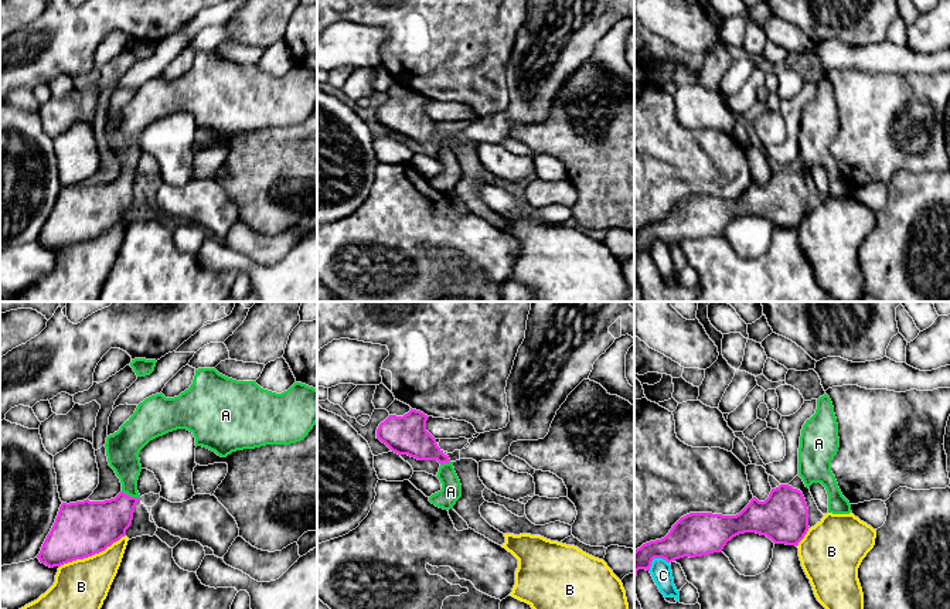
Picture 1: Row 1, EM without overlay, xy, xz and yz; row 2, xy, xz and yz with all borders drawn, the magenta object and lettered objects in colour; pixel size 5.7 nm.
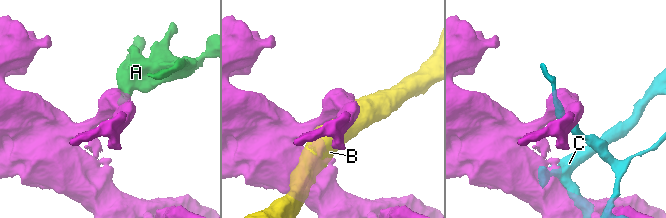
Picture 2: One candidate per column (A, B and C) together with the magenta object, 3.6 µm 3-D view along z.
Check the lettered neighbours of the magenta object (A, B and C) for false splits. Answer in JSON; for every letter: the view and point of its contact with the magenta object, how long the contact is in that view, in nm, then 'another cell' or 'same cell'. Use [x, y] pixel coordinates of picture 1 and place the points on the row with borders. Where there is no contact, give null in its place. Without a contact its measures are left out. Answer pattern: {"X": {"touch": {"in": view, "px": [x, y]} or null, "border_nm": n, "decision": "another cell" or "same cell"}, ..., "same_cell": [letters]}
{"A": {"touch": {"in": "xy", "px": [129, 496]}, "border_nm": 120, "decision": "same cell"}, "B": {"touch": {"in": "xy", "px": [92, 554]}, "border_nm": 420, "decision": "another cell"}, "C": {"touch": {"in": "yz", "px": [656, 557]}, "border_nm": 130, "decision": "another cell"}, "same_cell": ["A"]}

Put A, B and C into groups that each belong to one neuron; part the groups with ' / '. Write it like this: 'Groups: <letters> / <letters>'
Groups: A / B / C

